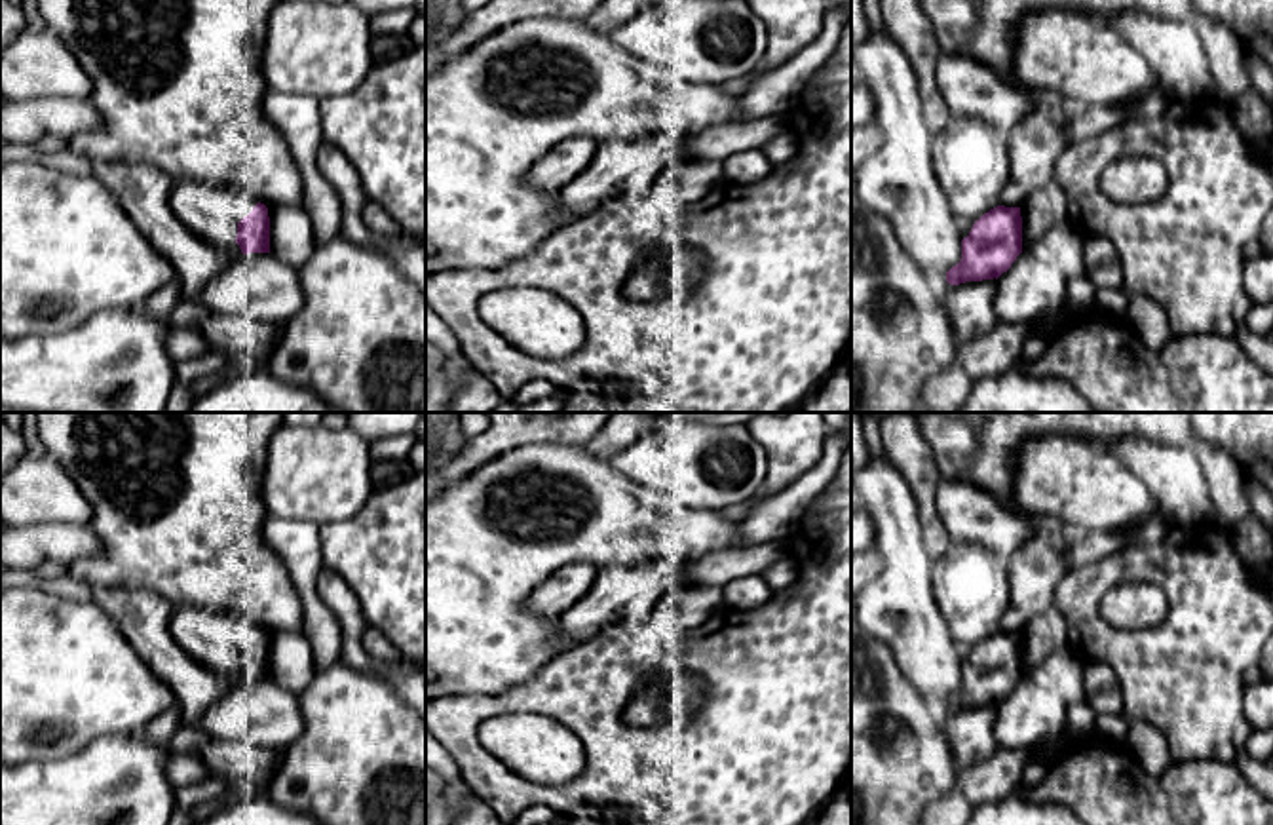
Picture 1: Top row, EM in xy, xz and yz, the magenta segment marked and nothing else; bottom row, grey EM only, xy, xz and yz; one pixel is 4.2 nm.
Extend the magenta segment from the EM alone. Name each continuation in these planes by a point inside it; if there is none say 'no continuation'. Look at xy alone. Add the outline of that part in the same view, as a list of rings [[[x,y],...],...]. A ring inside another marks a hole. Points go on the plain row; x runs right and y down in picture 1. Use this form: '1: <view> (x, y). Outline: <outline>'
1: xy (211, 637). Outline: [[[175,606],[169,633],[179,646],[203,667],[241,681],[236,669],[238,648],[258,629],[234,612]]]

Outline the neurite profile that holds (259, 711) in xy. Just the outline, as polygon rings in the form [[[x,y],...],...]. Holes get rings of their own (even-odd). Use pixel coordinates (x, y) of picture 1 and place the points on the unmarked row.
[[[247,679],[226,690],[198,720],[209,739],[247,741],[279,753],[304,730],[298,696],[272,679]]]

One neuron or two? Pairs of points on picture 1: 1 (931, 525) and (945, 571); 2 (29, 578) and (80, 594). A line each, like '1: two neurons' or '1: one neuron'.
1: two neurons
2: one neuron

